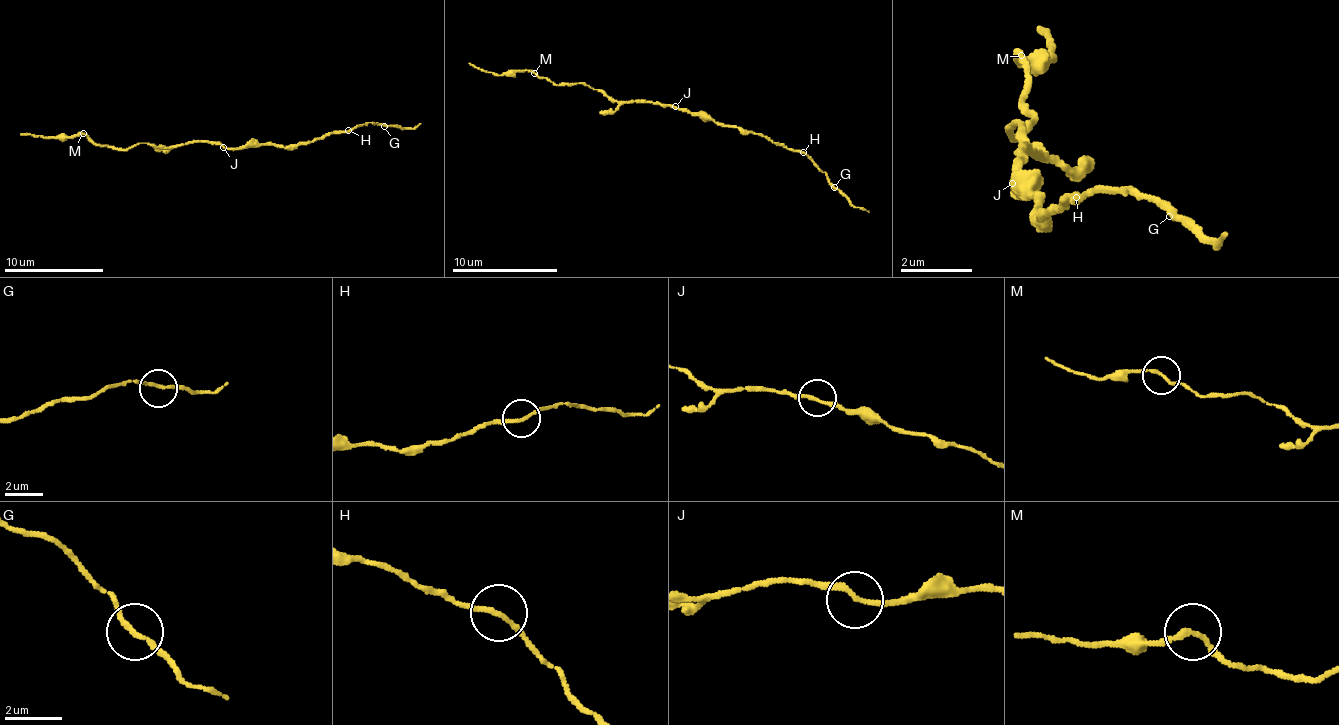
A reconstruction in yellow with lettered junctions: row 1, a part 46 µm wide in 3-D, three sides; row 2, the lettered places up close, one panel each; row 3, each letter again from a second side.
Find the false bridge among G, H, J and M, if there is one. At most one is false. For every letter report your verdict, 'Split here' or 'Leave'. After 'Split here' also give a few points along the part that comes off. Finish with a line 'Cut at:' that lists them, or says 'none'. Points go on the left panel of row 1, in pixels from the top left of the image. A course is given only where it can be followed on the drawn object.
G: Leave
H: Leave
J: Leave
M: Leave
Cut at: none

